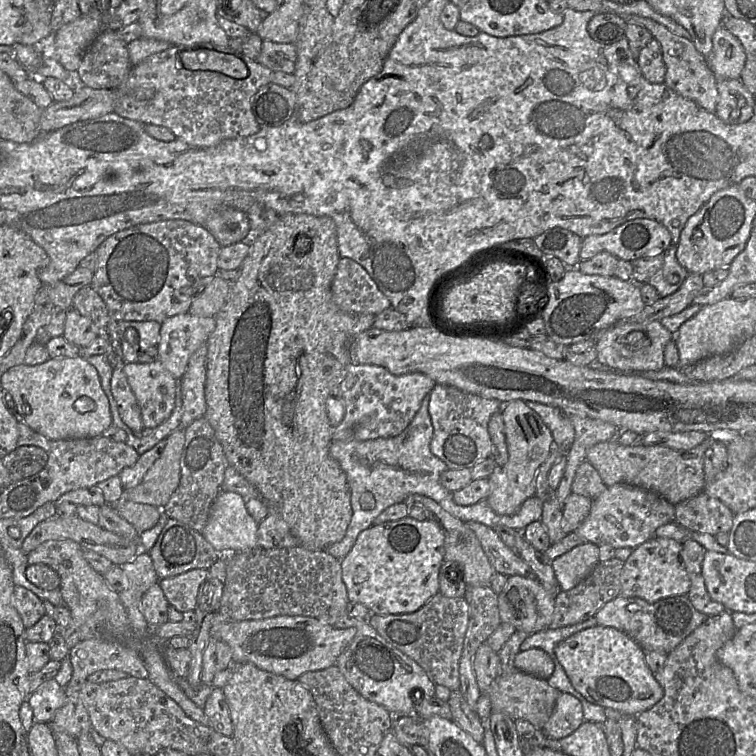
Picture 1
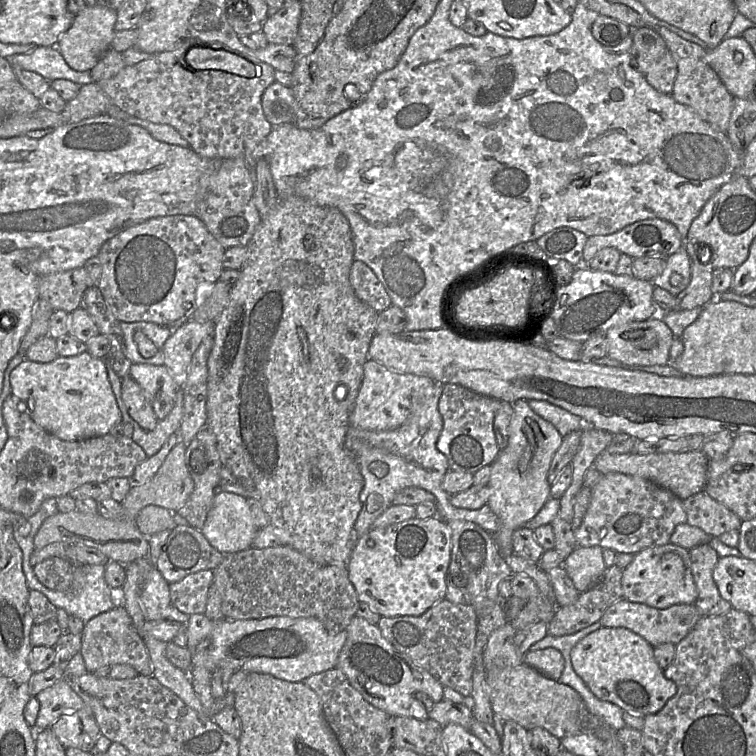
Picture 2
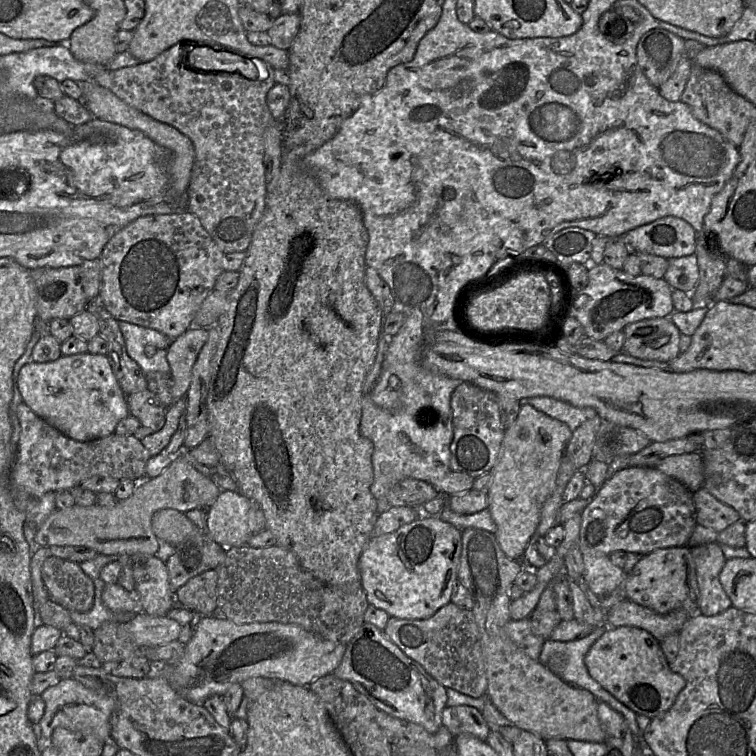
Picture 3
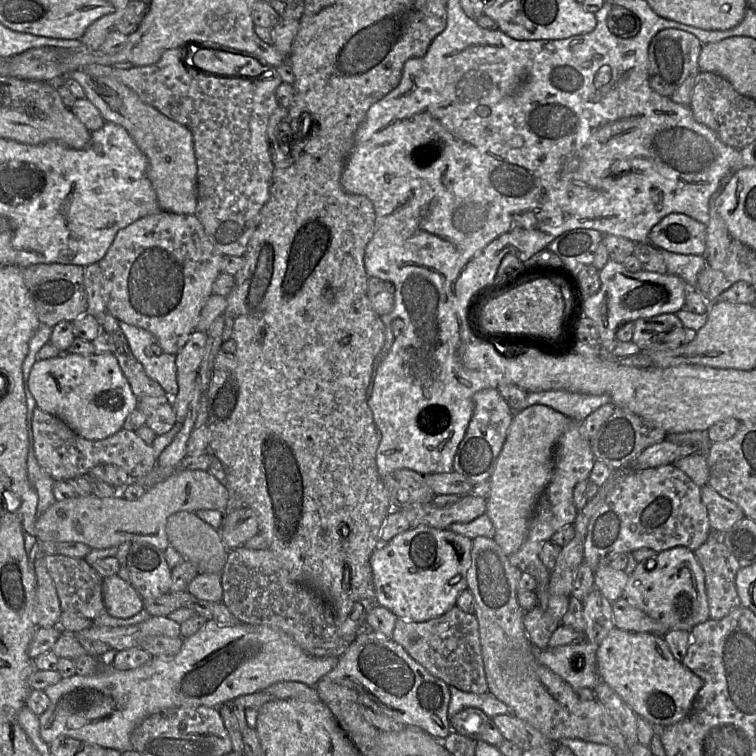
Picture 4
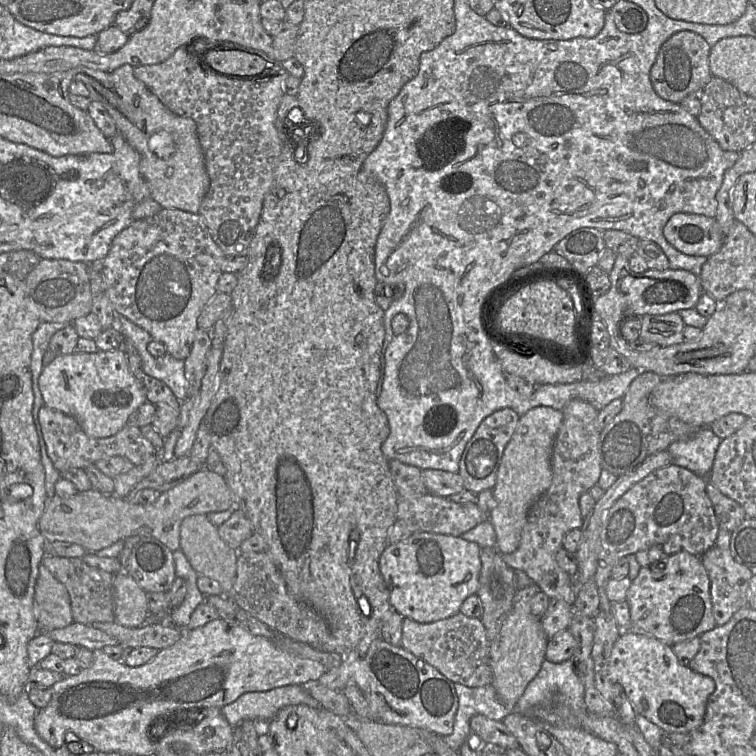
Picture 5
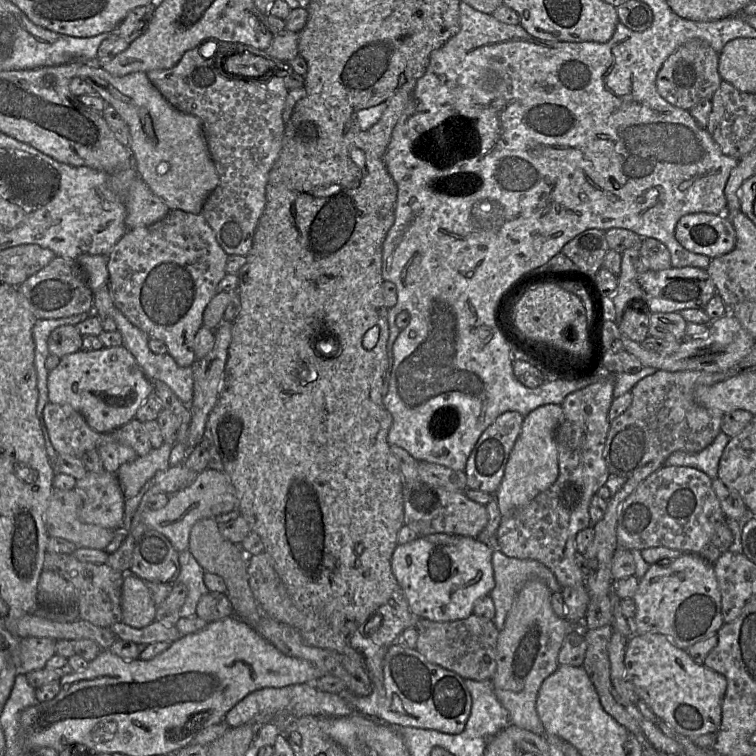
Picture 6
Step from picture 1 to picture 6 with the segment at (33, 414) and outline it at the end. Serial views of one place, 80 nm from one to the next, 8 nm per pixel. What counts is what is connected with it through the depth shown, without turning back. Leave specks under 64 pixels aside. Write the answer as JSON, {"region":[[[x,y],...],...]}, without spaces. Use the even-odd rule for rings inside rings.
{"region":[[[103,347],[66,355],[49,372],[48,399],[54,404],[68,404],[79,412],[96,432],[106,434],[135,419],[141,404],[153,395],[153,382],[138,366],[134,356],[124,347]]]}

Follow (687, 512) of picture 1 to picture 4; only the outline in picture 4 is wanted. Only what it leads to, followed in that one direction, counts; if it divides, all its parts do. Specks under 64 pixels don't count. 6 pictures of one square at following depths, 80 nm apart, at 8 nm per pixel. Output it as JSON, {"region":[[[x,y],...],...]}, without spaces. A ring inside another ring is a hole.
{"region":[[[708,484],[701,487],[701,500],[707,508],[711,530],[716,532],[725,533],[745,517],[738,505],[722,497]]]}

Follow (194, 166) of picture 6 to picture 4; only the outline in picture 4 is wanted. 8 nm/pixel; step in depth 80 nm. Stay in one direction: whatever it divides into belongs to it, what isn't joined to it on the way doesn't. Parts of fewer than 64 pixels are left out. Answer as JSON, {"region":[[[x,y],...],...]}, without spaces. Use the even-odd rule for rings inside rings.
{"region":[[[82,69],[66,77],[80,83],[88,99],[106,122],[122,126],[147,158],[147,175],[161,210],[176,214],[194,214],[197,206],[197,163],[193,134],[186,126],[142,102],[129,87],[110,76],[95,77]]]}

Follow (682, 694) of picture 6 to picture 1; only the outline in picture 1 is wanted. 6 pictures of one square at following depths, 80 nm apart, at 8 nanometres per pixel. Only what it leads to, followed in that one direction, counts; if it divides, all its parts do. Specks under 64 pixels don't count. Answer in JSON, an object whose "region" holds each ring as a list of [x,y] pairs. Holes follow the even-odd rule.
{"region":[[[597,625],[560,642],[554,659],[565,670],[574,689],[587,701],[626,715],[637,715],[659,702],[664,690],[645,662],[645,651],[624,632]]]}

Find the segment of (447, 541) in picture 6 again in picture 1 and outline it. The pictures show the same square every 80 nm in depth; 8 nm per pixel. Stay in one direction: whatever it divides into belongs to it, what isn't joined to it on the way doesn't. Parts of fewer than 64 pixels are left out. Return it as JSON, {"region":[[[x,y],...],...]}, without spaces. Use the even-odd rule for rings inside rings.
{"region":[[[405,517],[372,525],[363,530],[353,547],[341,560],[342,580],[349,602],[365,605],[374,615],[413,613],[439,593],[439,569],[444,557],[445,534],[434,519],[423,521]]]}

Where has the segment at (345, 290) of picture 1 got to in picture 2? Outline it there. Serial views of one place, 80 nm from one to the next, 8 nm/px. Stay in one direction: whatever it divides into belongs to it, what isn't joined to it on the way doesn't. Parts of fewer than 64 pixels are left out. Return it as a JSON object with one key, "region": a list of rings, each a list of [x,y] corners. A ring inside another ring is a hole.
{"region":[[[354,260],[351,265],[349,280],[355,295],[377,313],[392,305],[384,286],[365,263]]]}

